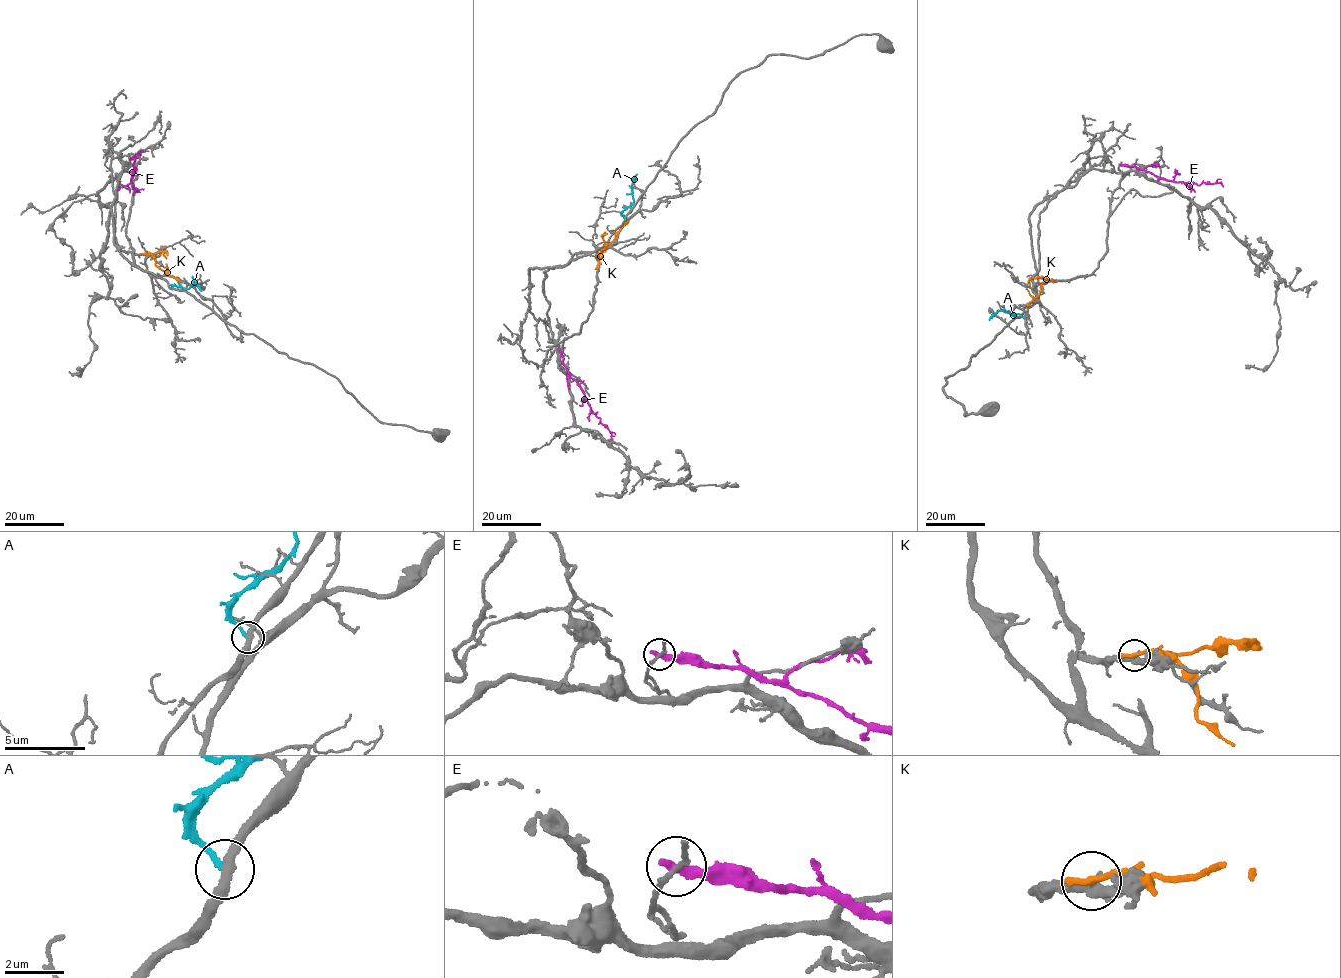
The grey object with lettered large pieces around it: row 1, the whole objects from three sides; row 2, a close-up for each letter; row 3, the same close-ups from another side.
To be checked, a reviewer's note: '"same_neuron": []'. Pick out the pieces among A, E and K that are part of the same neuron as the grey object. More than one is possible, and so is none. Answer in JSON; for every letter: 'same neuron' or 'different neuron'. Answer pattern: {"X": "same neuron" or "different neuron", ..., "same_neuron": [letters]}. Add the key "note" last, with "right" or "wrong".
{"A": "different neuron", "E": "different neuron", "K": "different neuron", "same_neuron": [], "note": "right"}

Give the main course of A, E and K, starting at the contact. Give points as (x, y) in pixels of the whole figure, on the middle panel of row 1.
A: (625, 219), (621, 212), (634, 201), (631, 185), (636, 174)
E: (559, 349), (566, 371), (582, 390), (594, 414), (616, 434)
K: (597, 267), (600, 251), (628, 221)

